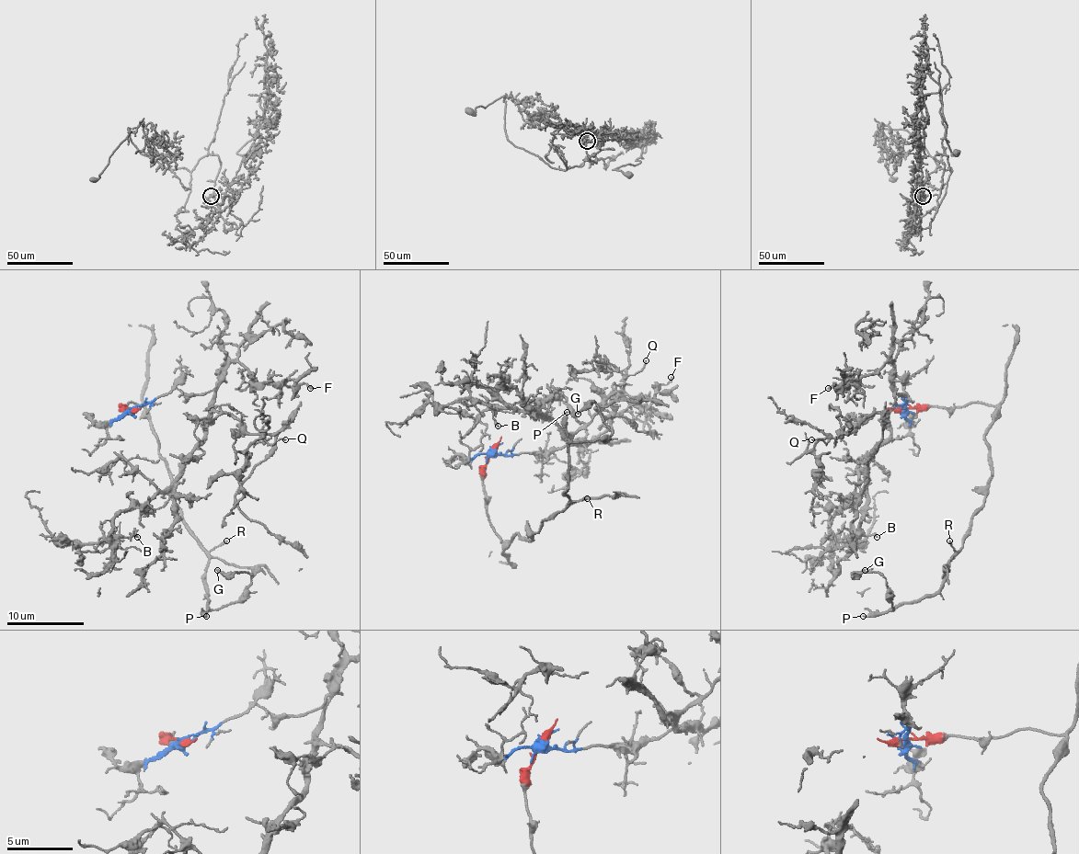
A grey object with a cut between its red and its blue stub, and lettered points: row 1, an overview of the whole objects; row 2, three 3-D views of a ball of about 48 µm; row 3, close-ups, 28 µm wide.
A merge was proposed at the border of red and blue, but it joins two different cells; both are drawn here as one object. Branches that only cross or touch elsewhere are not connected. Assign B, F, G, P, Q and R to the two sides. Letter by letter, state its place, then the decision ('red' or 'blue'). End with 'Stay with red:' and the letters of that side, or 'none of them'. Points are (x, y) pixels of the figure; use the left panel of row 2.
B: (137, 537) | blue
F: (310, 388) | blue
G: (217, 570) | red
P: (206, 616) | red
Q: (285, 439) | blue
R: (226, 540) | red
Stay with red: G, P, R

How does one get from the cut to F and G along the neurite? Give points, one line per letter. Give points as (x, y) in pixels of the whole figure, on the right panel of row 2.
F: (901, 410), (903, 389), (898, 394), (890, 361), (859, 375), (852, 385), (857, 381), (843, 379), (828, 389)
G: (901, 410), (994, 406), (984, 437), (989, 493), (935, 593), (892, 609), (877, 572), (854, 572), (865, 570)

